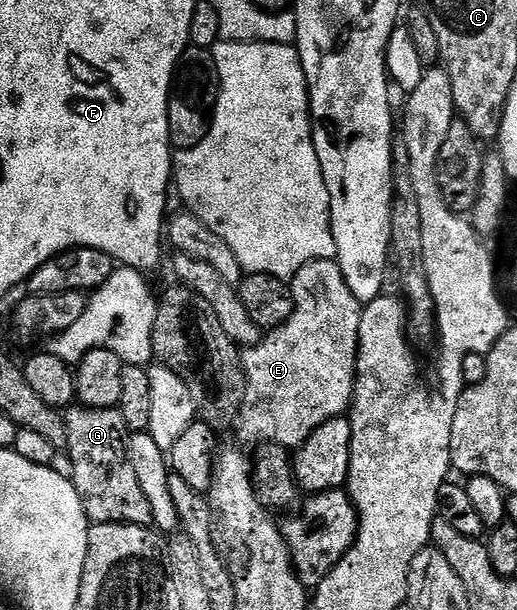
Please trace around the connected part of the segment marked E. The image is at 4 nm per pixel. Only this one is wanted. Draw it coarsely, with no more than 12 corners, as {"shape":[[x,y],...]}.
{"shape":[[337,259],[241,353],[238,436],[302,447],[354,399],[363,305]]}

